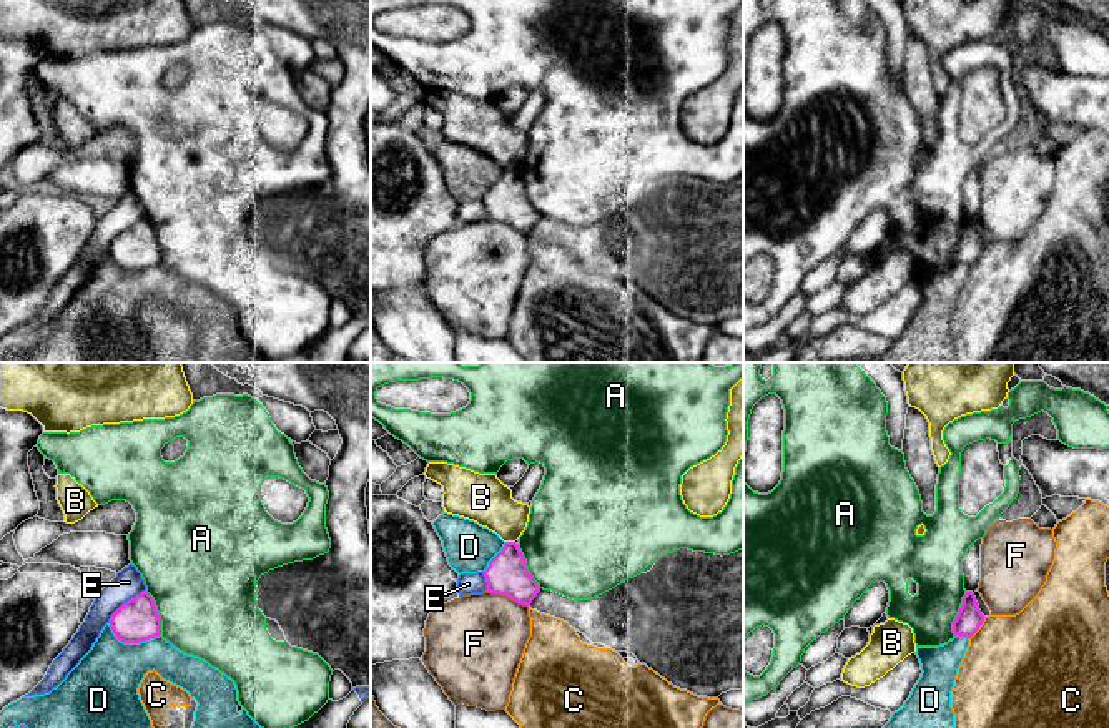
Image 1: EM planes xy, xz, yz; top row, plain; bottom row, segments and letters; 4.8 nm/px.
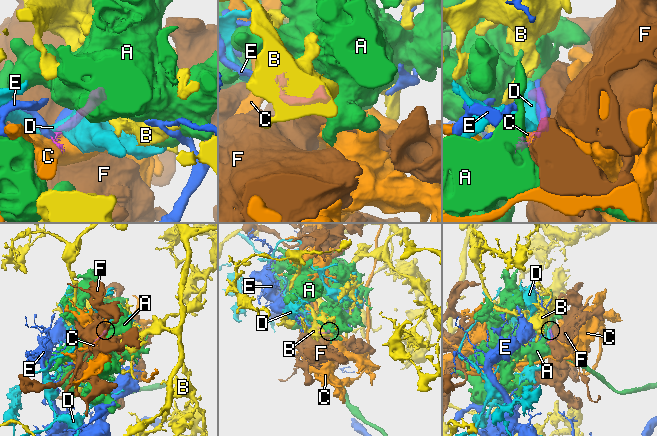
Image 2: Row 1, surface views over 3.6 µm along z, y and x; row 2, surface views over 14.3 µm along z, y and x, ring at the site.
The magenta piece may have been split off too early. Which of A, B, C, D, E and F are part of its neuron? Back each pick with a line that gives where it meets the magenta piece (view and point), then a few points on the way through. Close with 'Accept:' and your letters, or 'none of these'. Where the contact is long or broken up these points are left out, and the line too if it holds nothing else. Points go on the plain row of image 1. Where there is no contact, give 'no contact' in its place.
Accept: none of these

